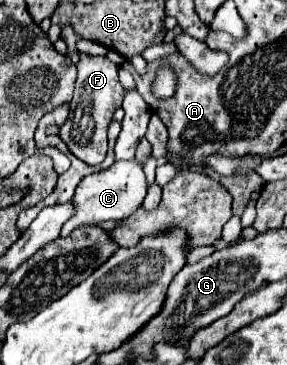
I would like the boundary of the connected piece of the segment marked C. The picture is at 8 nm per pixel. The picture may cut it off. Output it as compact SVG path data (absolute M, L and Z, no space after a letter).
M129 160L129 162L113 162L109 168L89 174L79 182L75 188L75 194L71 198L71 204L75 208L75 214L63 224L61 236L69 236L75 228L79 226L95 226L107 220L123 220L129 218L137 208L141 208L143 200L147 194L147 184L145 184L145 174L139 162Z

